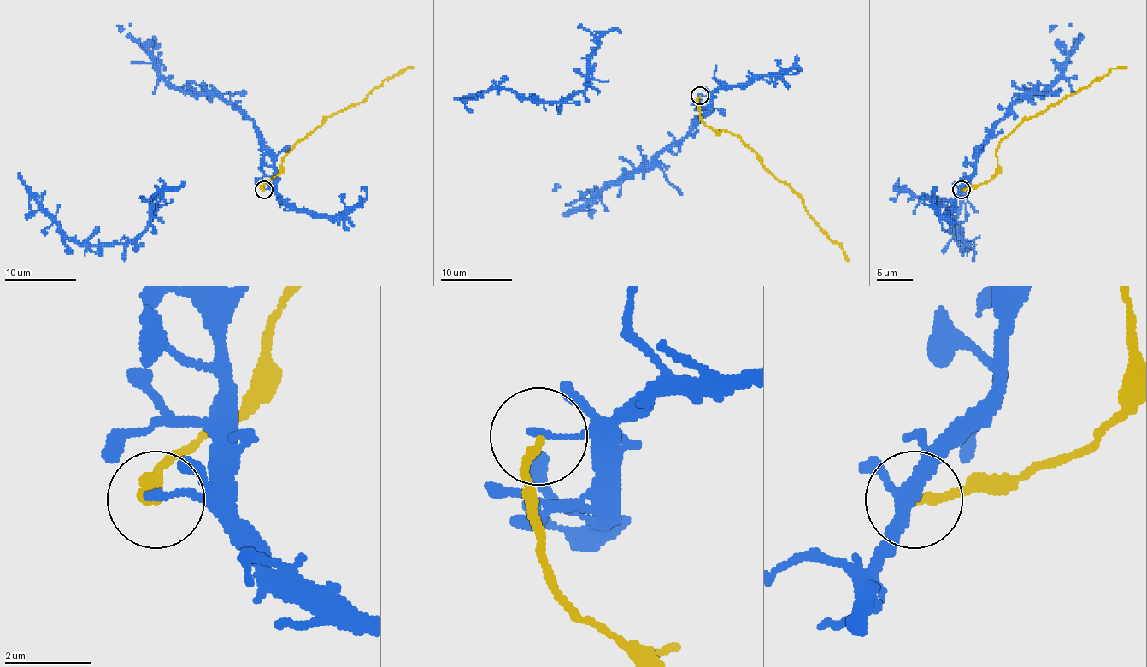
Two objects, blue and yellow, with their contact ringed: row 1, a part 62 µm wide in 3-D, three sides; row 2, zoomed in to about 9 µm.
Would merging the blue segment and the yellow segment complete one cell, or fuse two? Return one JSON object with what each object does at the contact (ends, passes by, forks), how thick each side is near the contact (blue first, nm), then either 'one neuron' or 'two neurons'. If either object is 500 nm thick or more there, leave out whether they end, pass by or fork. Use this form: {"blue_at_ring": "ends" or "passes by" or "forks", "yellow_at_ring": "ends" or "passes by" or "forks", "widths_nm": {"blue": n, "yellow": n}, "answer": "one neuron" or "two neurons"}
{"blue_at_ring": "ends", "yellow_at_ring": "ends", "widths_nm": {"blue": 170, "yellow": 190}, "answer": "two neurons"}

